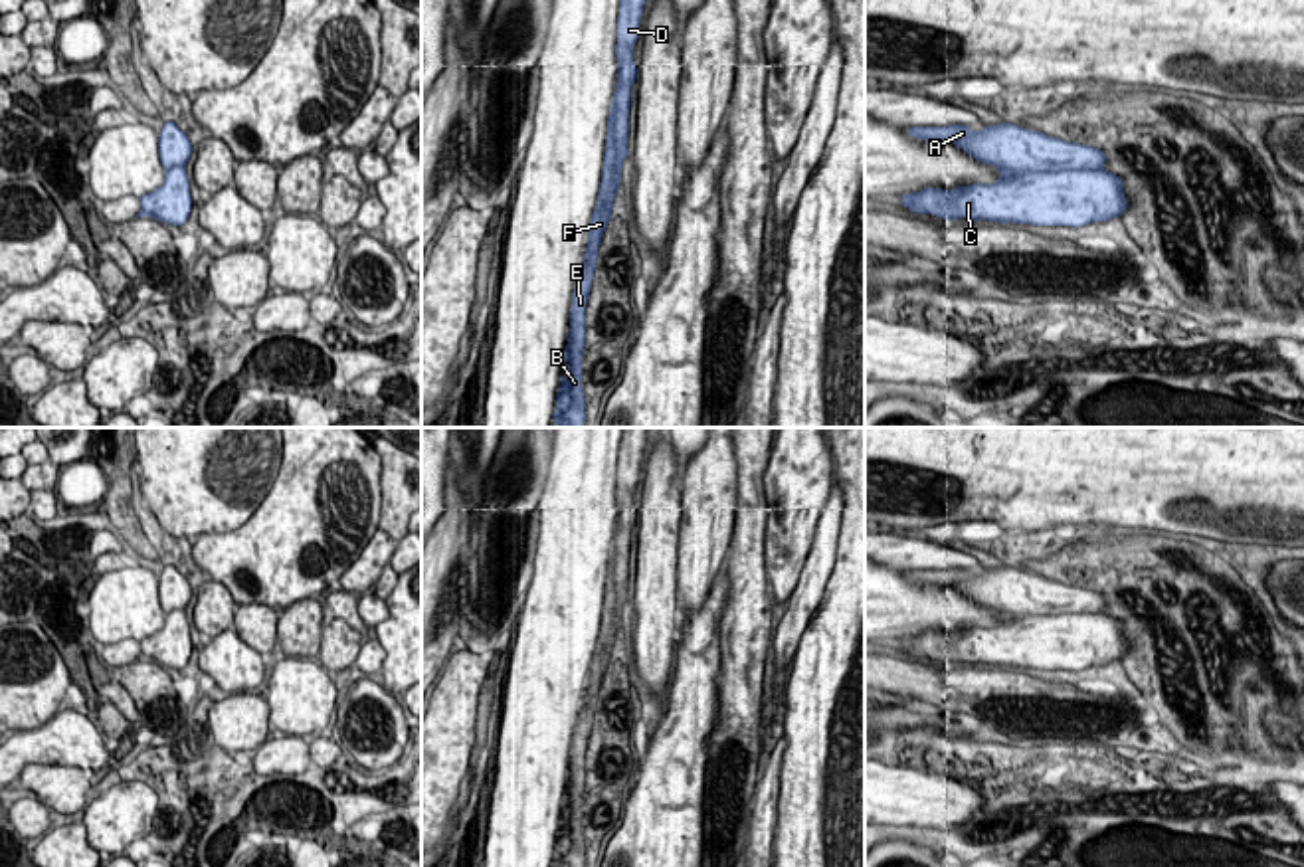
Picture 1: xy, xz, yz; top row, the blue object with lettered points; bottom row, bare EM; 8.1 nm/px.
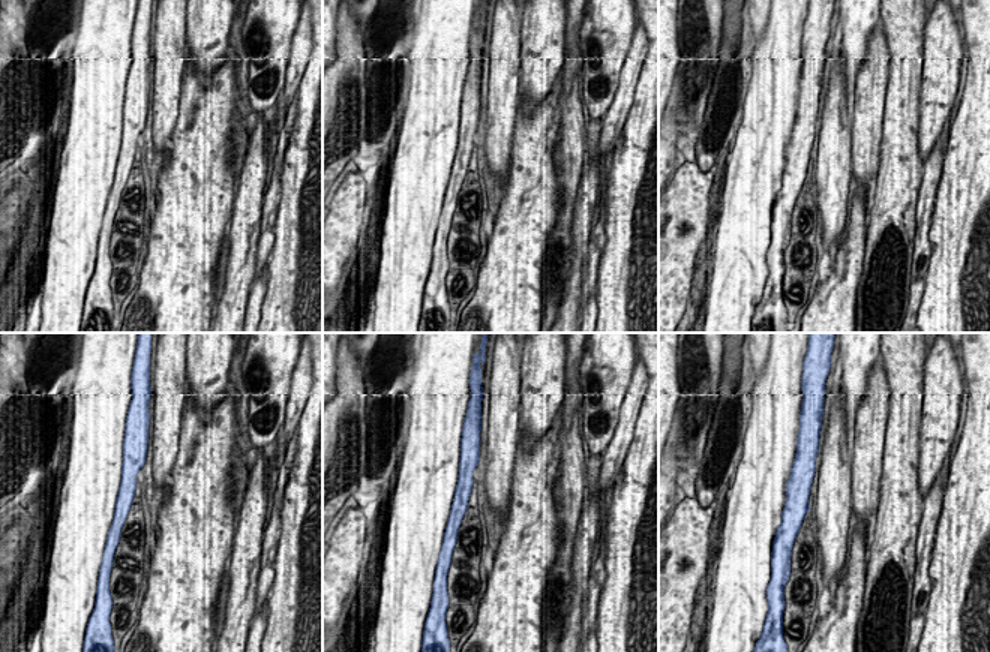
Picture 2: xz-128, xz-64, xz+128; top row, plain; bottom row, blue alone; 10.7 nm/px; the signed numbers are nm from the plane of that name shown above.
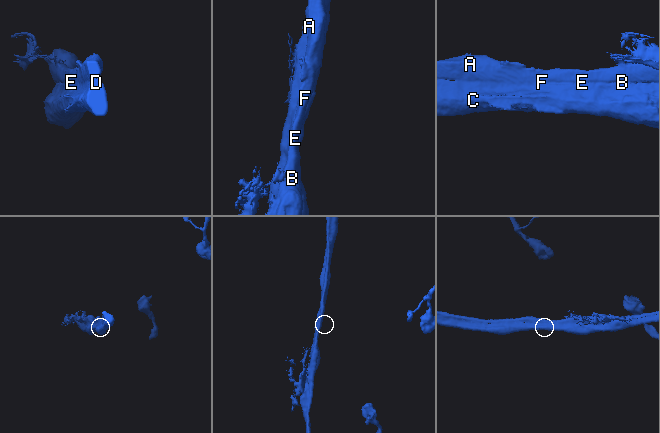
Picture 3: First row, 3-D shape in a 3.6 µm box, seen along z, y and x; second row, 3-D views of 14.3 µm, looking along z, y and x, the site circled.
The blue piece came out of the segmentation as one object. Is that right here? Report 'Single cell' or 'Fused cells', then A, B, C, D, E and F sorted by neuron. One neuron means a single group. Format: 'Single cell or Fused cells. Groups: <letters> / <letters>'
Single cell. Groups: A B C D E F

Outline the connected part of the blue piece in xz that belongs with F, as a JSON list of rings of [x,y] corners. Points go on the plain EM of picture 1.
[[[625,428],[619,443],[617,459],[617,527],[607,560],[607,580],[604,596],[602,626],[598,645],[590,663],[588,689],[584,707],[578,717],[578,726],[572,736],[570,752],[570,776],[568,788],[562,798],[564,816],[570,818],[566,823],[560,819],[556,837],[556,855],[552,857],[554,867],[584,867],[586,865],[586,841],[582,833],[582,800],[586,790],[586,748],[594,724],[598,693],[602,679],[611,663],[613,643],[619,633],[619,622],[623,604],[629,598],[629,552],[631,552],[631,530],[637,523],[637,511],[633,505],[633,489],[639,481],[639,467],[645,447],[647,428]]]

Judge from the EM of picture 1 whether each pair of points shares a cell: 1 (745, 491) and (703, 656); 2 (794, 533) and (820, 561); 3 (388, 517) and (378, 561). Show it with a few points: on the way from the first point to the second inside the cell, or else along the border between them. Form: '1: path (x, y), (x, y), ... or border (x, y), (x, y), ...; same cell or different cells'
1: border (729, 559), (725, 606); different cells
2: border (826, 505), (792, 592); different cells
3: border (378, 527), (396, 543); different cells

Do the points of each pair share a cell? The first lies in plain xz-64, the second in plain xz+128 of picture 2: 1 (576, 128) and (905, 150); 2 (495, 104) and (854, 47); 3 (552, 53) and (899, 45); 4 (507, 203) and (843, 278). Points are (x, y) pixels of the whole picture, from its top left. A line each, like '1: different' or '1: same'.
1: same
2: different
3: different
4: same

